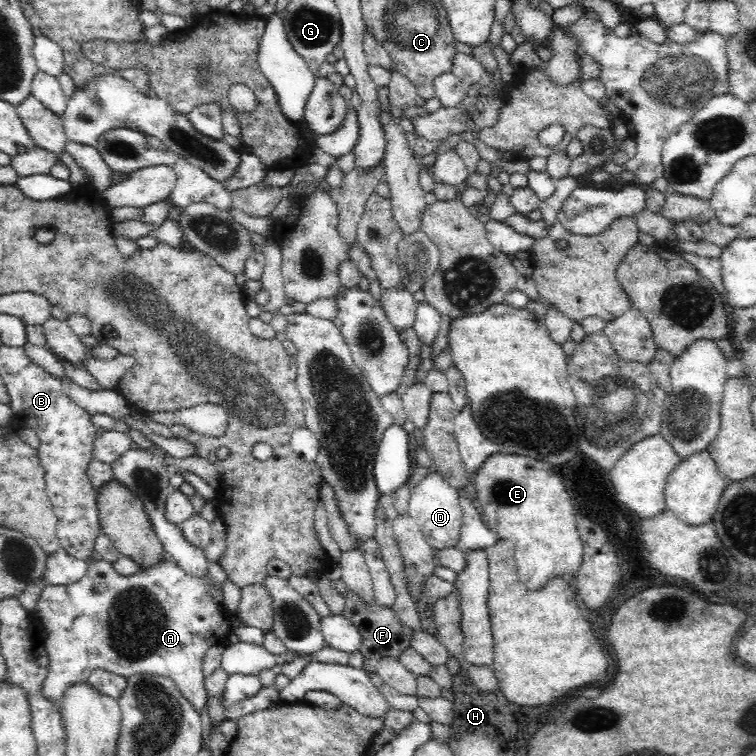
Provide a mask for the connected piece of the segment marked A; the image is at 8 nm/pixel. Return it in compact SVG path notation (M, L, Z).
M164 558L157 565L140 569L138 573L126 577L113 569L113 564L94 559L86 560L87 573L78 582L68 586L47 585L35 611L45 627L45 650L49 655L46 678L42 680L41 693L51 703L56 703L72 684L86 681L91 671L106 670L128 678L132 674L156 674L168 677L175 683L187 701L198 711L206 704L204 689L203 660L210 647L226 646L227 638L233 630L233 616L225 606L212 601L210 584L222 588L226 575L218 562L207 560L206 576L195 577L186 574L183 568L170 558Z

